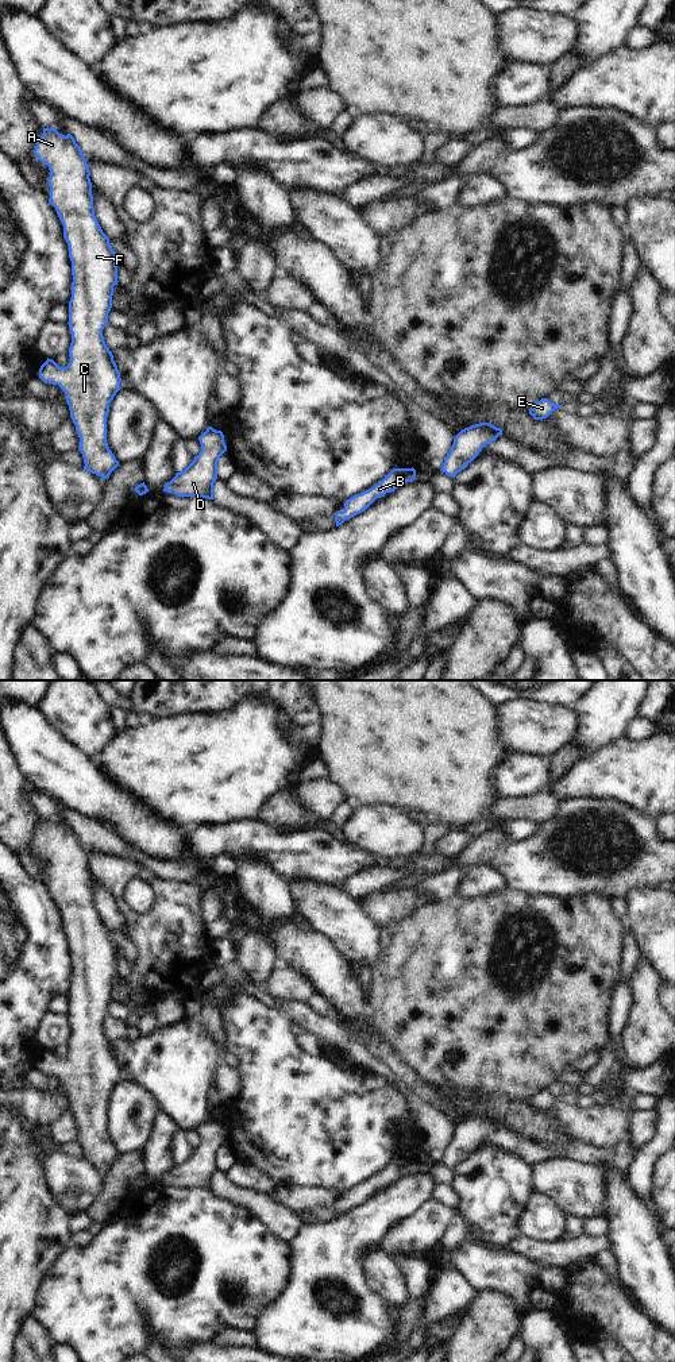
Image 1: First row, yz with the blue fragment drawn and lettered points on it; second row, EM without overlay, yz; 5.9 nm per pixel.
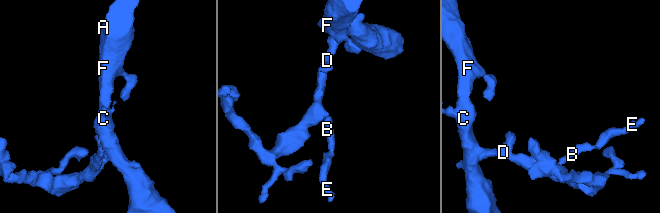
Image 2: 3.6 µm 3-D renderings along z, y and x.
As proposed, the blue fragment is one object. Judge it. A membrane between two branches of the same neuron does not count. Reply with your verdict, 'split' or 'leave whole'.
leave whole

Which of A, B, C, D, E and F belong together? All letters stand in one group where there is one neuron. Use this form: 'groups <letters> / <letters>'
groups A B C D E F

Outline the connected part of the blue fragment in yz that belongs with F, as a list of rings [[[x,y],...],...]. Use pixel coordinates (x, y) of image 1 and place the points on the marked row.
[[[43,128],[34,154],[50,170],[49,202],[55,208],[63,225],[73,275],[68,323],[72,333],[70,362],[66,367],[59,367],[47,358],[39,369],[39,378],[46,383],[58,385],[65,391],[70,417],[80,437],[78,450],[84,458],[84,470],[107,479],[119,466],[107,443],[107,416],[111,401],[122,389],[122,378],[103,336],[112,308],[113,286],[119,282],[116,252],[94,216],[89,165],[74,138],[70,134],[66,136],[59,134],[57,128]]]

